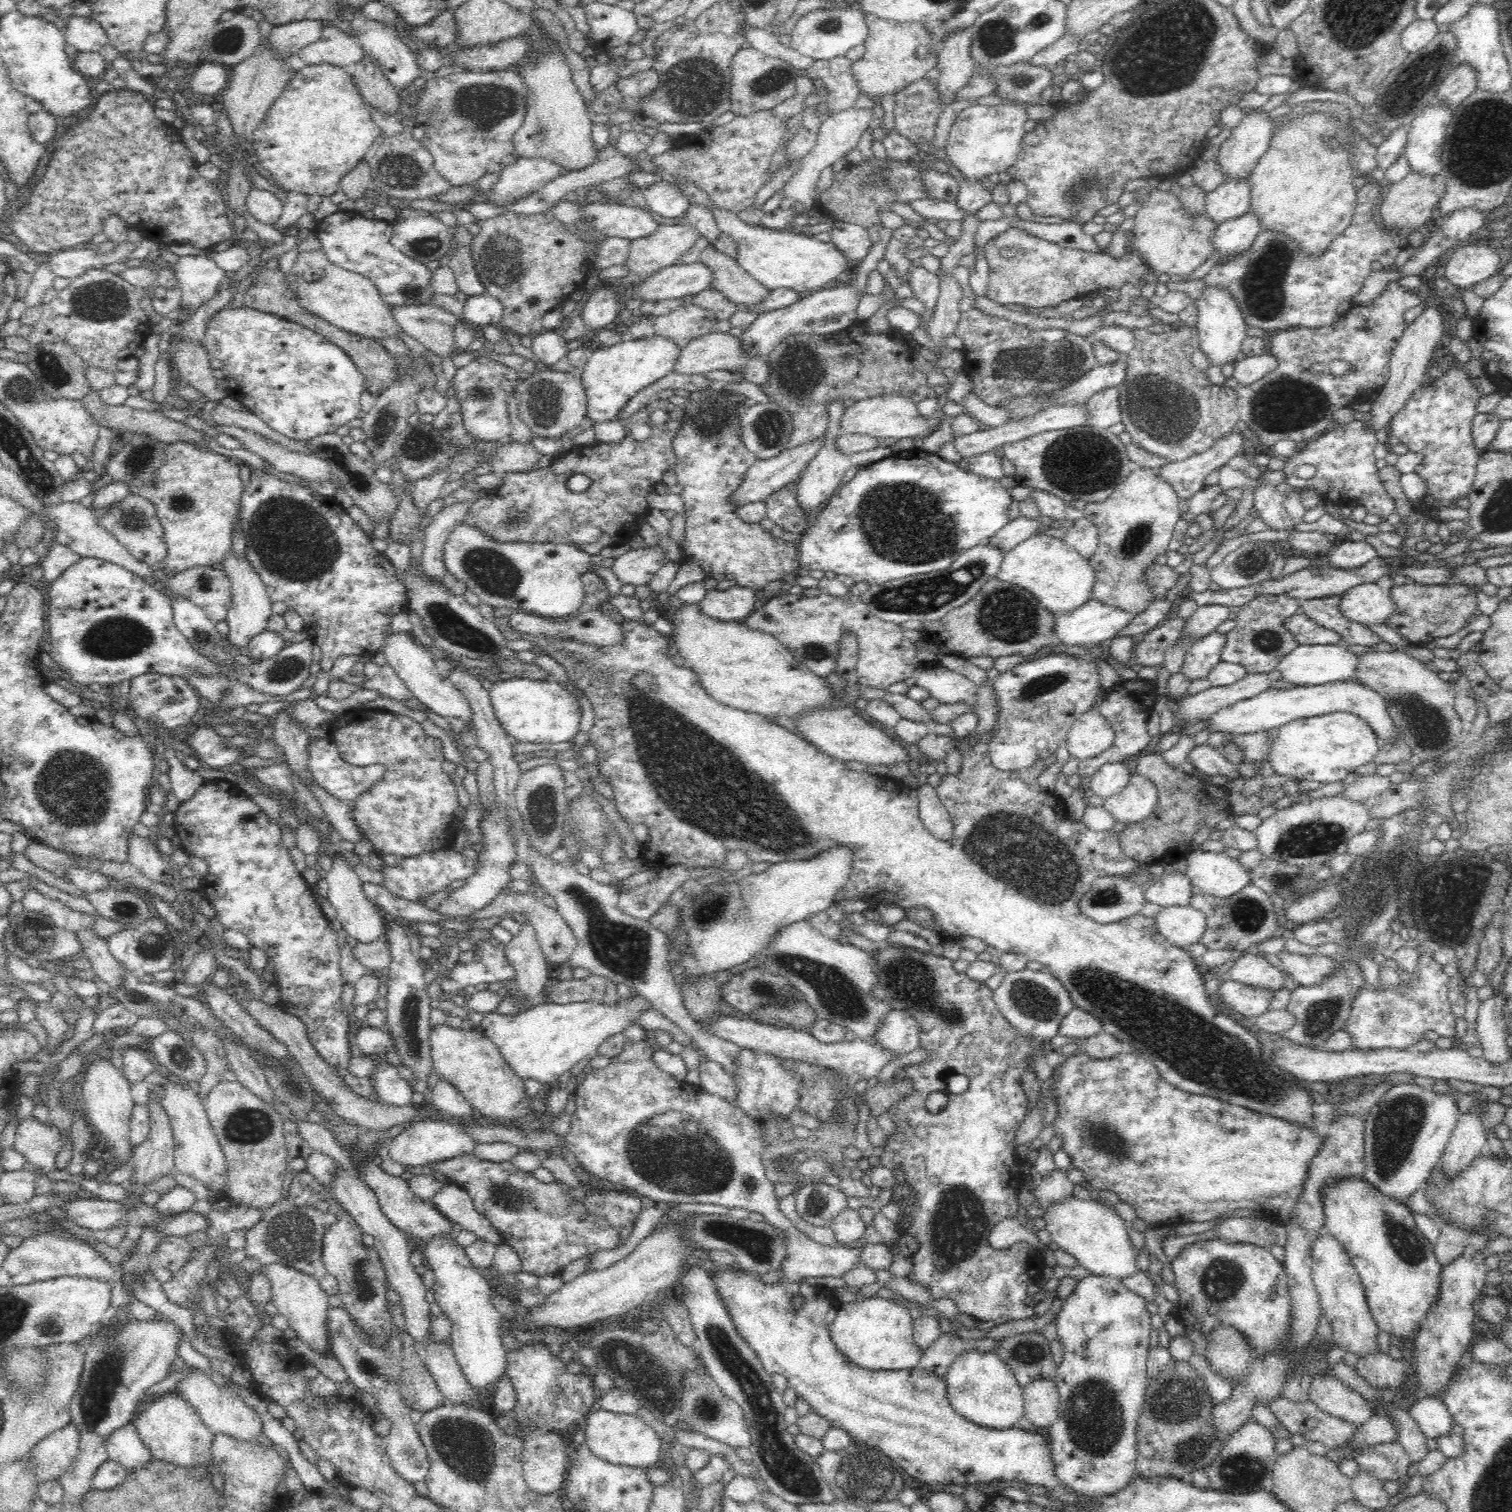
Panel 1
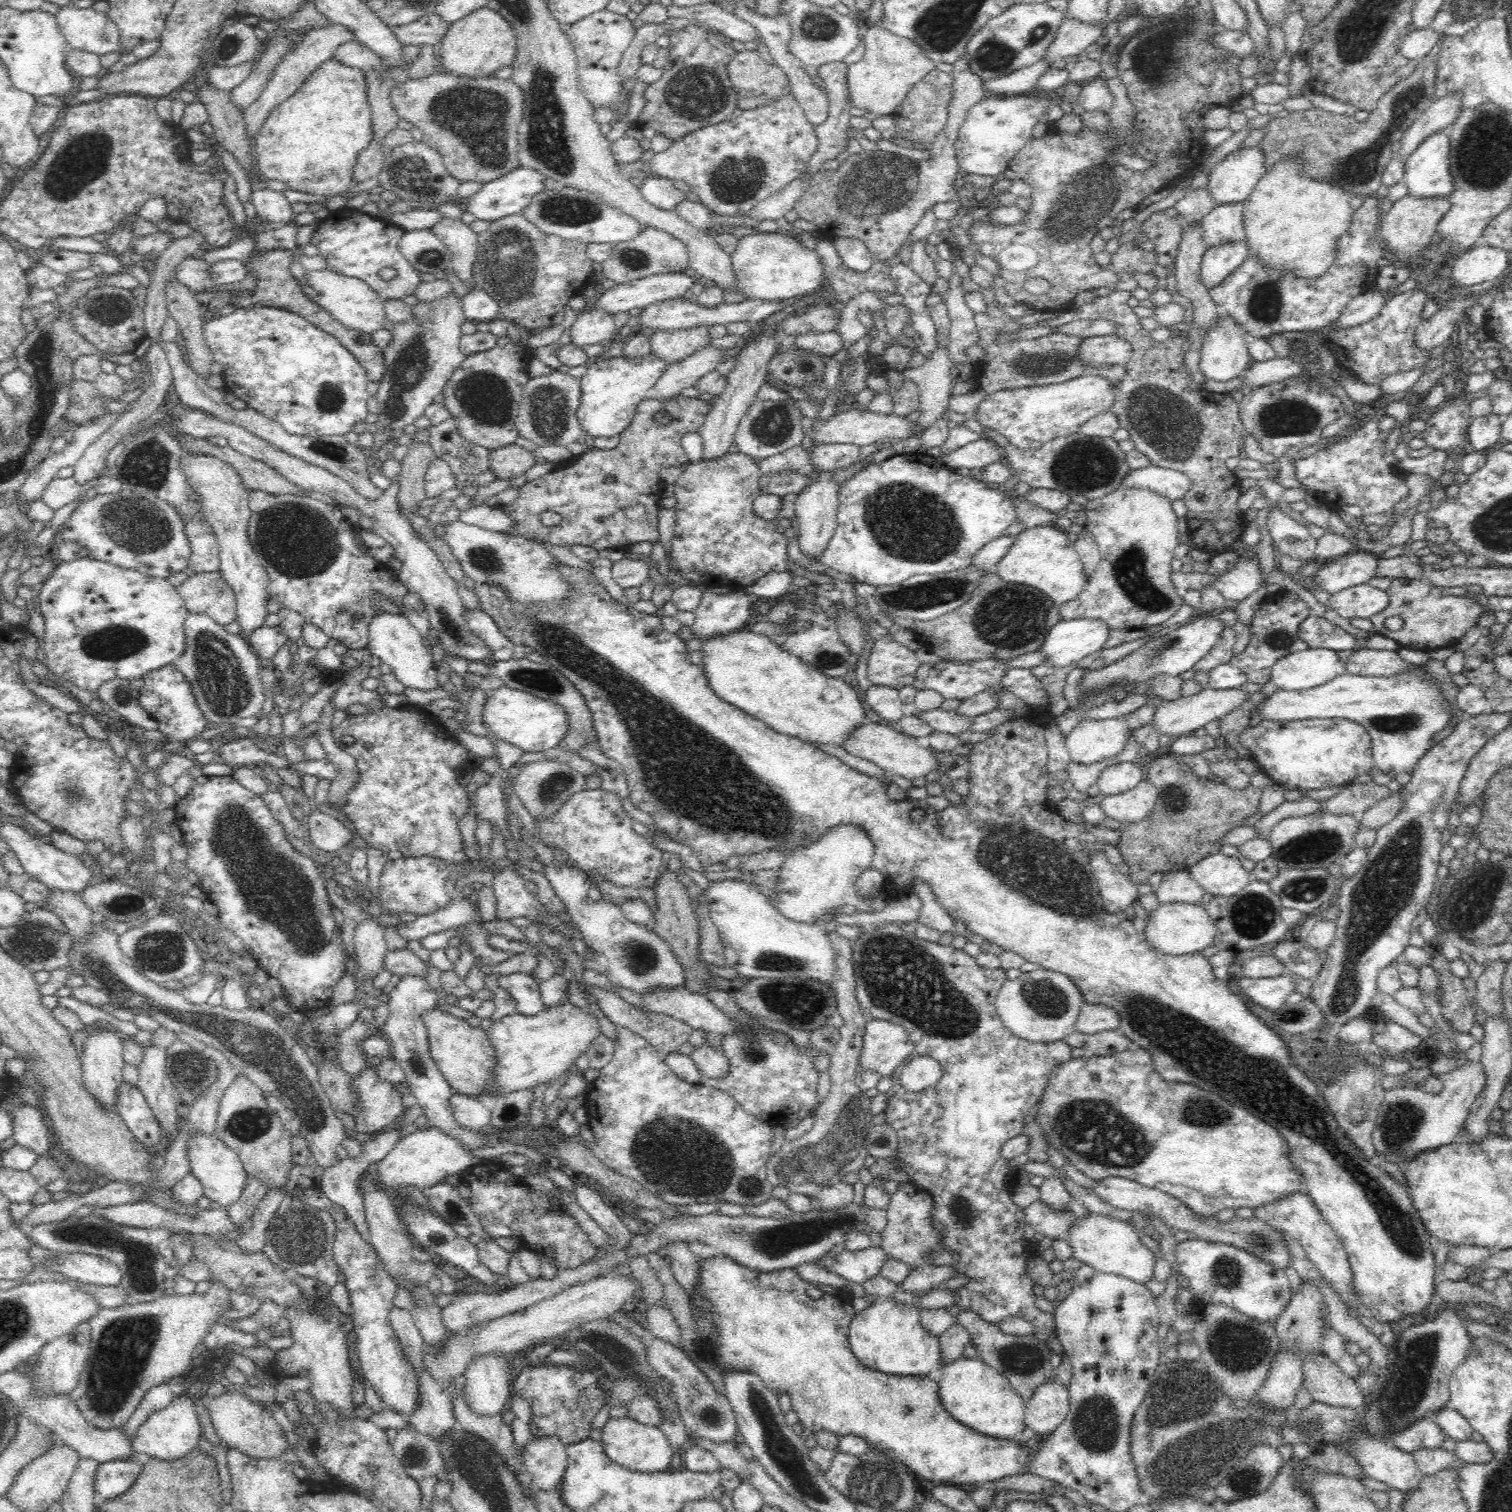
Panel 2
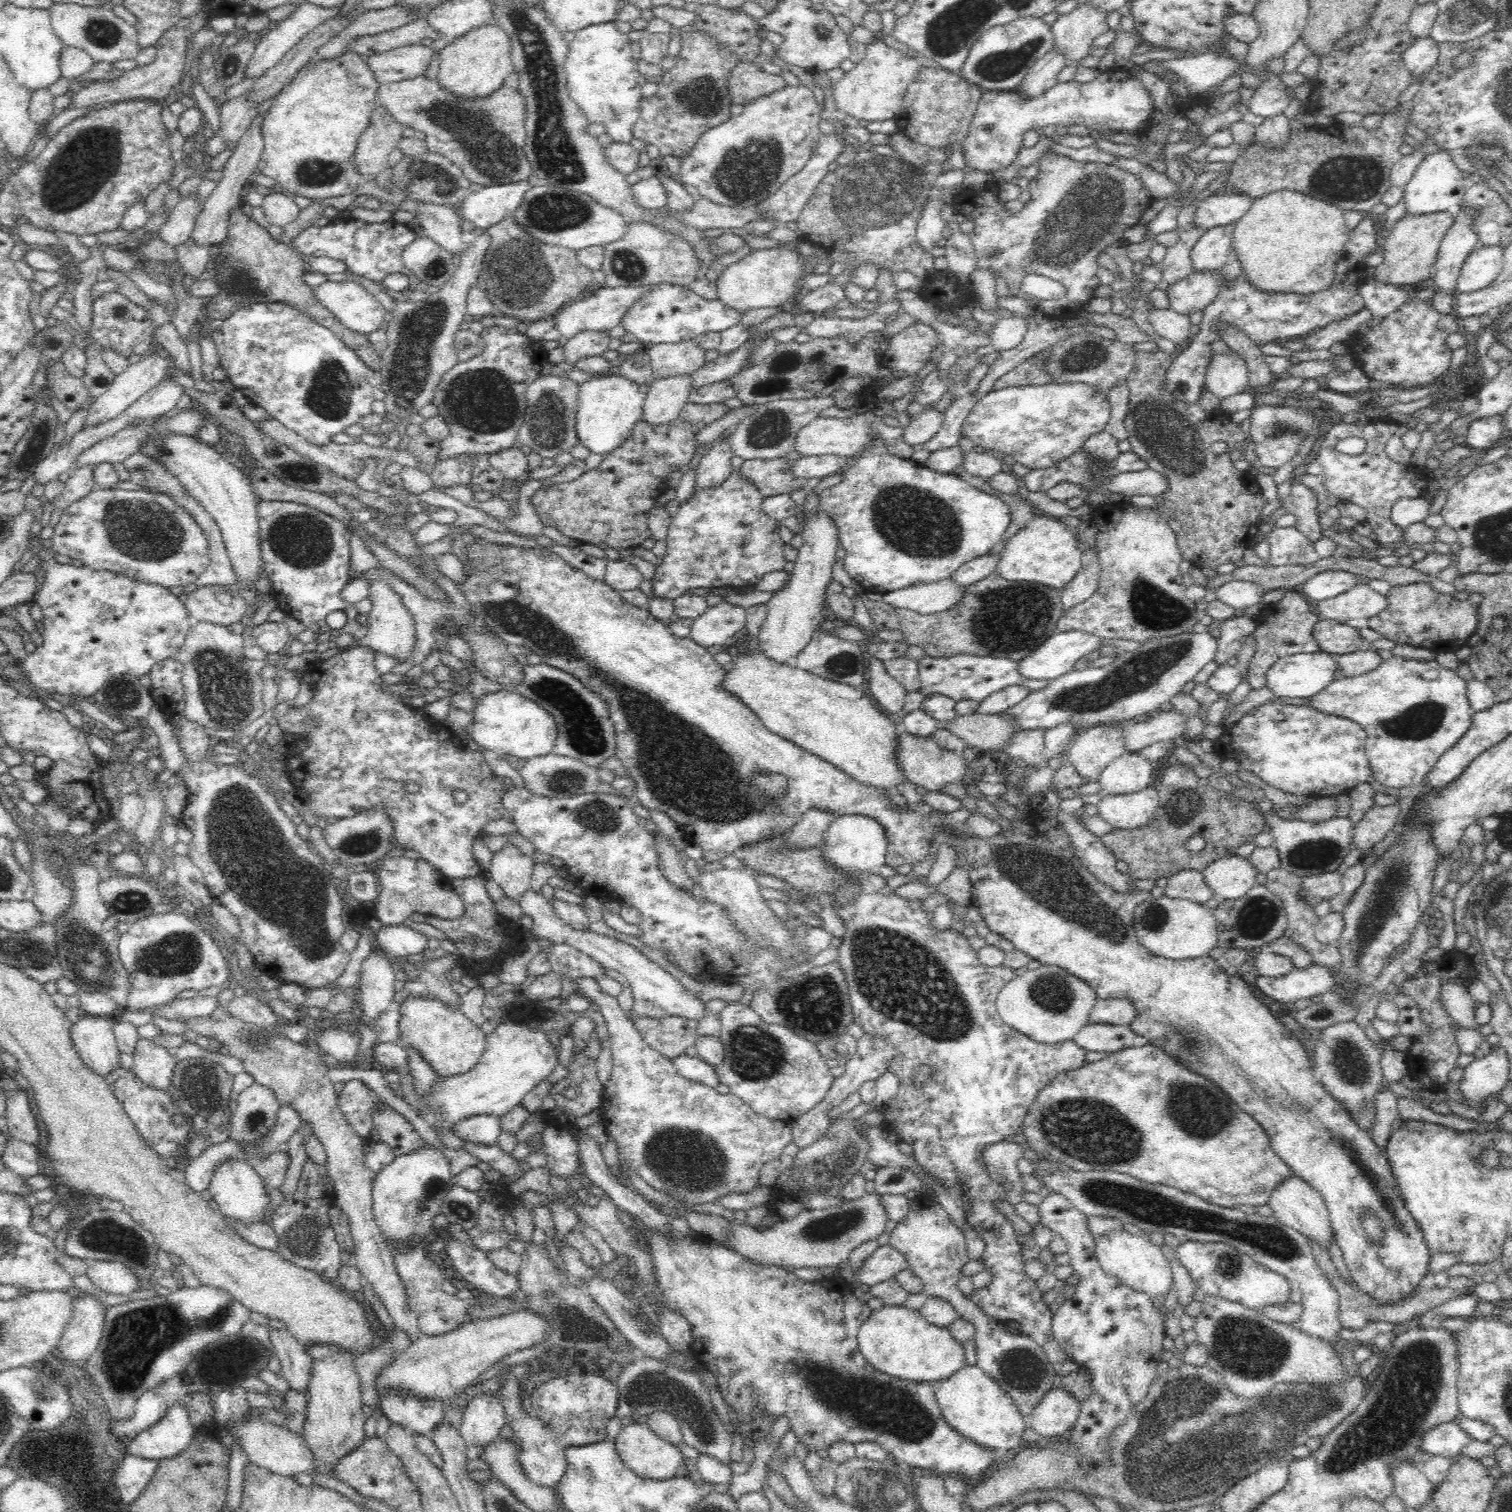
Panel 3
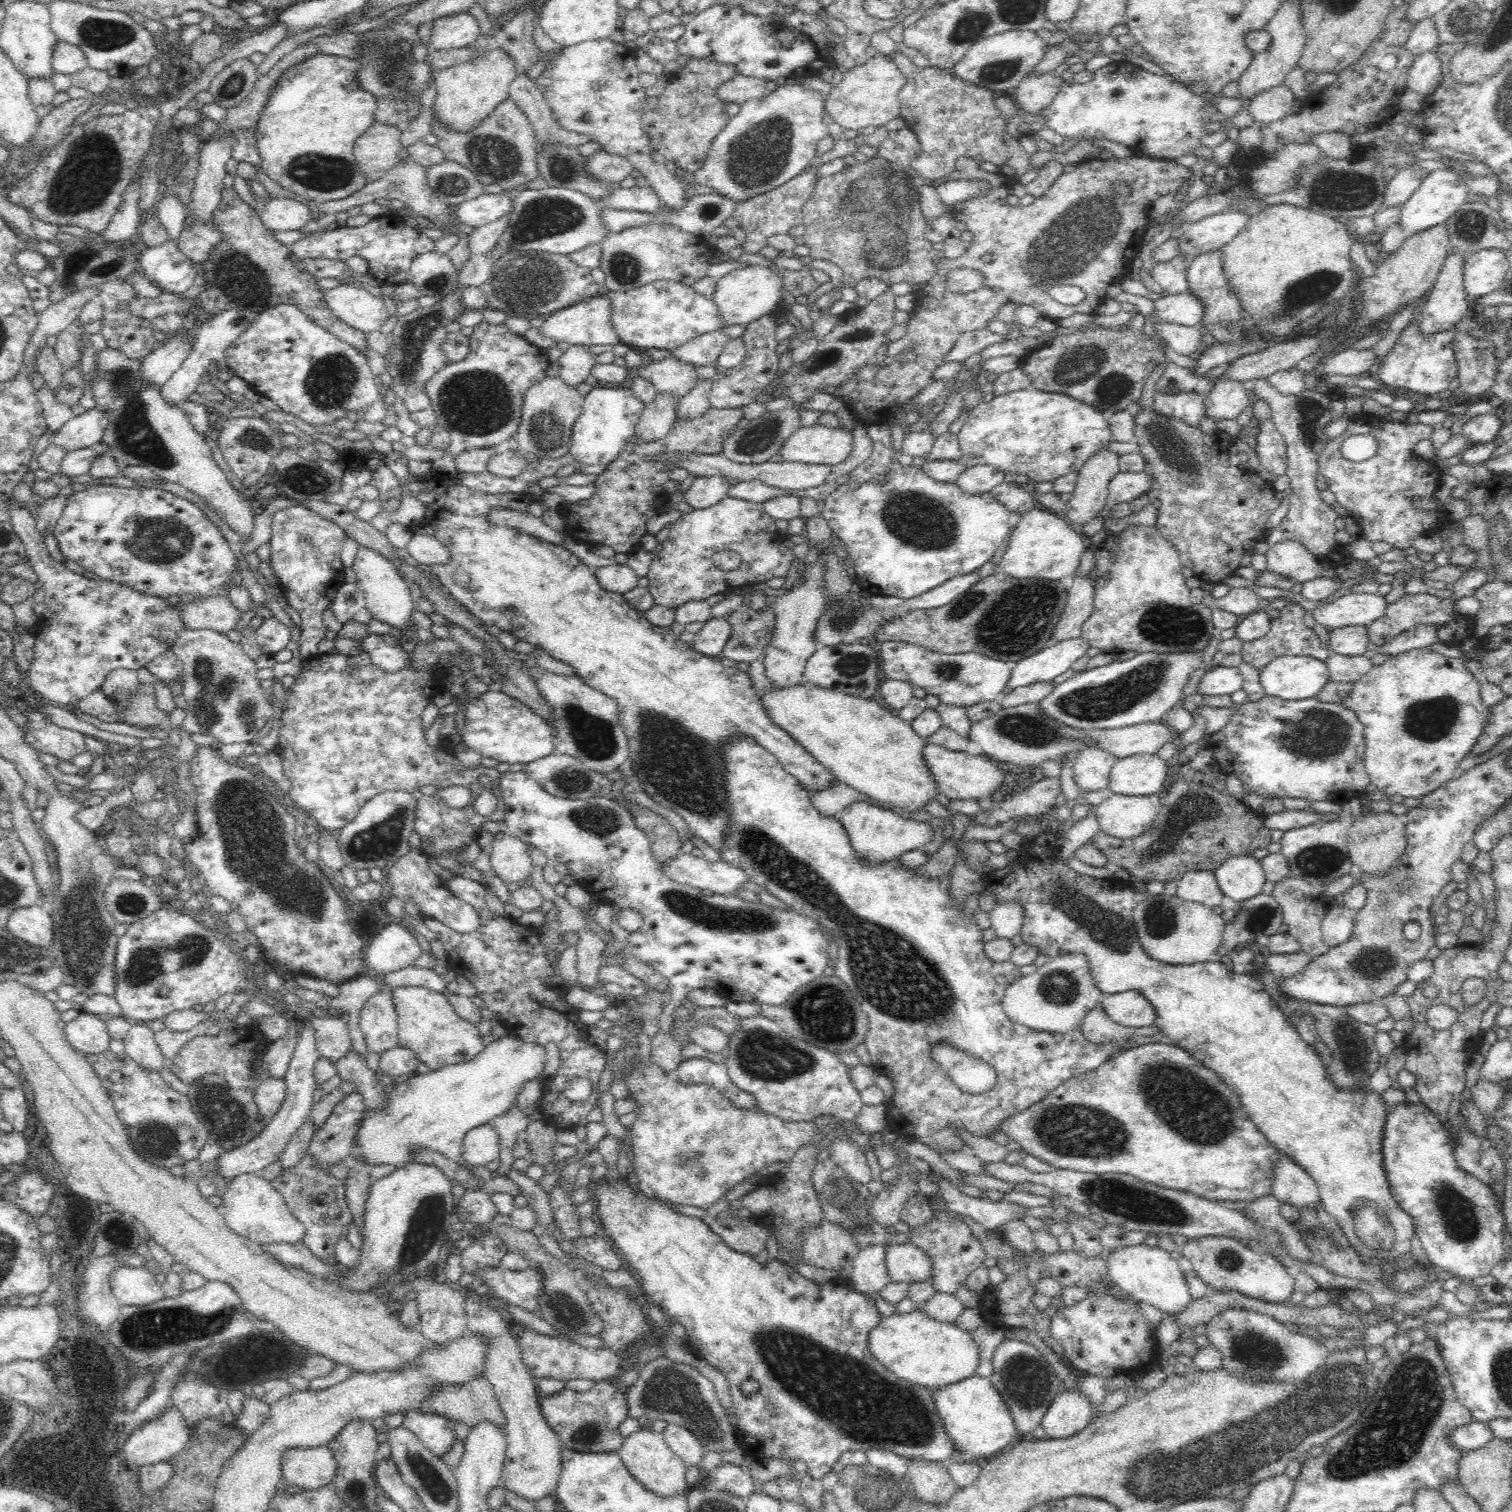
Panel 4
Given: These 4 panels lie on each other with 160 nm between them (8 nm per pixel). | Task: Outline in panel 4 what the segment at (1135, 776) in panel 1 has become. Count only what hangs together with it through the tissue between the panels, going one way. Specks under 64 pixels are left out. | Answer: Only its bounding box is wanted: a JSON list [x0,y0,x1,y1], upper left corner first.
[1096,793,1161,840]

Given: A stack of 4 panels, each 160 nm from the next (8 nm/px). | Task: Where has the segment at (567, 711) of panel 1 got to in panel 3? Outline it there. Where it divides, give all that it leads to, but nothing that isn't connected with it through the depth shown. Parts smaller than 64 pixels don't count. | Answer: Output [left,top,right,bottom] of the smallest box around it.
[469,688,557,760]

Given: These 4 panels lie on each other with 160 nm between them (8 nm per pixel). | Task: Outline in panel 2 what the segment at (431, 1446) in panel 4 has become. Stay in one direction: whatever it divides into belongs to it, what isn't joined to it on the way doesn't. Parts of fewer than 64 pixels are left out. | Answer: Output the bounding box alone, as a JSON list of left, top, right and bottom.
[301,1187,420,1420]

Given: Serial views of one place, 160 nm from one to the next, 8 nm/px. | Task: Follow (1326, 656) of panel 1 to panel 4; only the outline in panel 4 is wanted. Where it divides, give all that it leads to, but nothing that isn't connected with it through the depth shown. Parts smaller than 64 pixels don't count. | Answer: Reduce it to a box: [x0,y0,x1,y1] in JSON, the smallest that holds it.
[1259,655,1328,700]

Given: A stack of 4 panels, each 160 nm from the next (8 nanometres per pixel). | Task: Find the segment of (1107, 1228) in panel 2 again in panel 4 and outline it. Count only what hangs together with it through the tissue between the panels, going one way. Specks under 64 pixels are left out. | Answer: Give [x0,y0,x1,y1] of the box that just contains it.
[1105,1244,1195,1318]

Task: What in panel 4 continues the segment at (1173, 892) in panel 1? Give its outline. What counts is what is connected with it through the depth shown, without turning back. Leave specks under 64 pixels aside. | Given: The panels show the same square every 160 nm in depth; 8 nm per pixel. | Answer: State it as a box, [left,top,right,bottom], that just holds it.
[1177,871,1225,909]

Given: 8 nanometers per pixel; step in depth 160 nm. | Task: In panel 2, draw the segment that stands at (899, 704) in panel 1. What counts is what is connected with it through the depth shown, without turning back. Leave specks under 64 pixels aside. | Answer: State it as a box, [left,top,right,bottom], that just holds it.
[904,704,973,736]

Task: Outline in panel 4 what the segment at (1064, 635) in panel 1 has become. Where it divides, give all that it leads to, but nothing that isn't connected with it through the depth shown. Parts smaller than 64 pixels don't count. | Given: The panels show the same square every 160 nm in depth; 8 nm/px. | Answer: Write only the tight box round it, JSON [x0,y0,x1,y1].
[1002,637,1088,695]

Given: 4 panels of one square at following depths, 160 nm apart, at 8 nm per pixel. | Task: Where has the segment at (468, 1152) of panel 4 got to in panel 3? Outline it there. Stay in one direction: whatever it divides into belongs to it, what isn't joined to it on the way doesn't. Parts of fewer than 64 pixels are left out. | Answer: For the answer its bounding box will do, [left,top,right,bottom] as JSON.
[453,1115,502,1147]

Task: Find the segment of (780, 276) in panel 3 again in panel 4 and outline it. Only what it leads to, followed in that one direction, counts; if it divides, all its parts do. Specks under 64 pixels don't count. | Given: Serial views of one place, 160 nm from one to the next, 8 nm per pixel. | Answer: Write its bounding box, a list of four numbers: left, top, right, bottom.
[712,265,783,330]

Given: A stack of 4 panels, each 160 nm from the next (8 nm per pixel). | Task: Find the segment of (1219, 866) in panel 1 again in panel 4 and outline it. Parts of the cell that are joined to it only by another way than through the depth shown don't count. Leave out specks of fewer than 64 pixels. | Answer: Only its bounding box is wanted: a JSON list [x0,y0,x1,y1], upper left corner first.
[1213,854,1266,903]

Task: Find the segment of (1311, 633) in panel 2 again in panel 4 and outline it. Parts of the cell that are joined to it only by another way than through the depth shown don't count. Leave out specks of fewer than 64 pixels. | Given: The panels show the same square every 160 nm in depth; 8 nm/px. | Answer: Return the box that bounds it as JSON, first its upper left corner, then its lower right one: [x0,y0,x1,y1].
[1328,626,1371,656]

